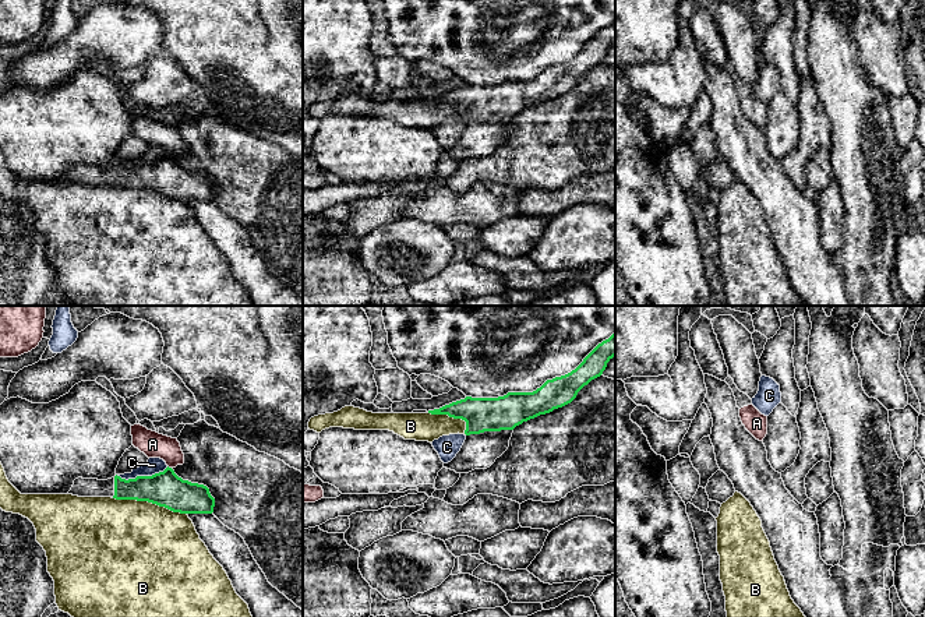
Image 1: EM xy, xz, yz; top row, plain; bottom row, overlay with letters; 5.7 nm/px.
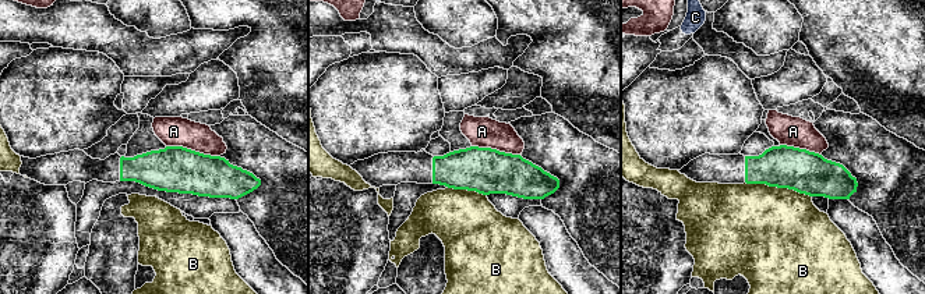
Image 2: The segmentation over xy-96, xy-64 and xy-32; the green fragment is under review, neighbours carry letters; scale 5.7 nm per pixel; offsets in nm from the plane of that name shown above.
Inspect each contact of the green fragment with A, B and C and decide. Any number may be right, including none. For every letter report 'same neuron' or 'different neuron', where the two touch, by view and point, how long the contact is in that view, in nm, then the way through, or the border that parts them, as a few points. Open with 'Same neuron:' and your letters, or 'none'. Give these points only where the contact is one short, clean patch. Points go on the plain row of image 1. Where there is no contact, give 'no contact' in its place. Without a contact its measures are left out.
Same neuron: none
A: different neuron | xy (168, 154) | 30 nm
B: different neuron | xy (149, 189) | 440 nm | along xy (113, 184), (147, 187), (186, 201)
C: different neuron | xy (141, 164) | 300 nm | along xy (168, 154), (151, 162), (137, 162), (127, 166), (116, 162)

